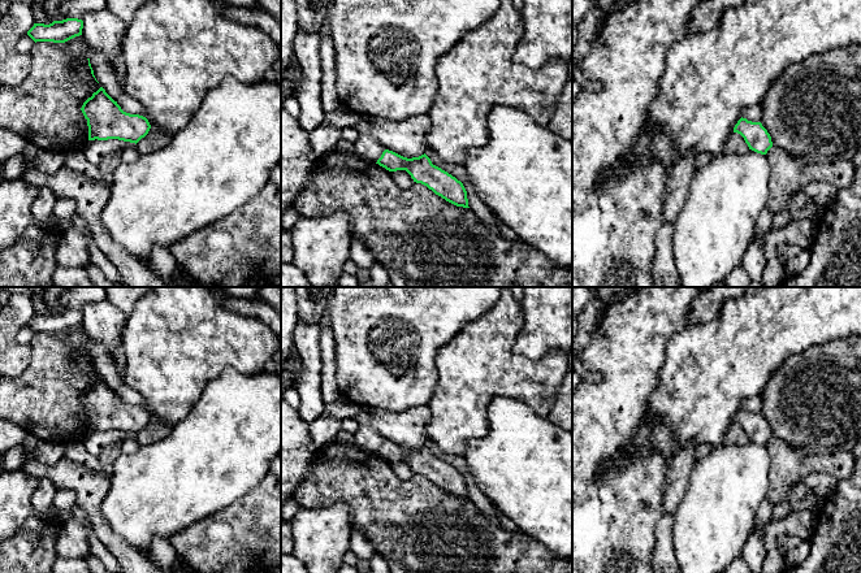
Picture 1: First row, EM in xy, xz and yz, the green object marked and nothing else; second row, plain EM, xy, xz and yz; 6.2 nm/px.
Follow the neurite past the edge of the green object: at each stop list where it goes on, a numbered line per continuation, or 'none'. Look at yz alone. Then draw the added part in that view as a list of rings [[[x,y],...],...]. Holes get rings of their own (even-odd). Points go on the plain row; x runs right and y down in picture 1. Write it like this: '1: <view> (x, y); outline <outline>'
none

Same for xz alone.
none

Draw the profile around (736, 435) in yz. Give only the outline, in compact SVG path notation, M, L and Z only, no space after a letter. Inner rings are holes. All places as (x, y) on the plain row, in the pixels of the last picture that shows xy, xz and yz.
M734 424L728 430L724 442L731 444L747 444L749 438L740 425Z

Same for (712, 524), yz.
M723 443L697 460L687 492L674 513L672 542L679 573L723 573L741 555L770 487L766 446Z

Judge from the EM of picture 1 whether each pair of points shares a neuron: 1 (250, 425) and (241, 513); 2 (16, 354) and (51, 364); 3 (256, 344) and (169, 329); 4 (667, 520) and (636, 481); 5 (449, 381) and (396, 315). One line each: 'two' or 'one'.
1: two
2: two
3: one
4: two
5: two

